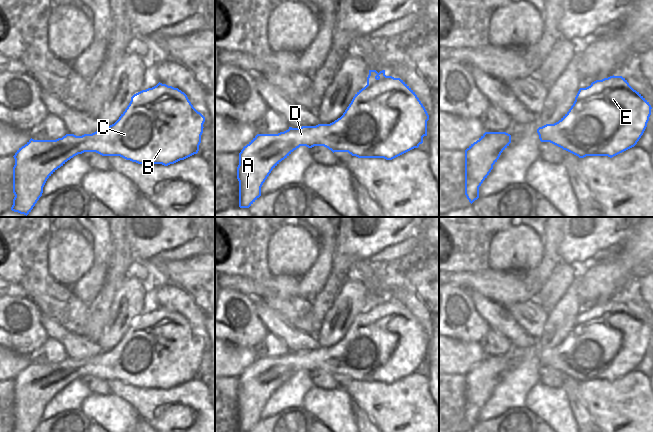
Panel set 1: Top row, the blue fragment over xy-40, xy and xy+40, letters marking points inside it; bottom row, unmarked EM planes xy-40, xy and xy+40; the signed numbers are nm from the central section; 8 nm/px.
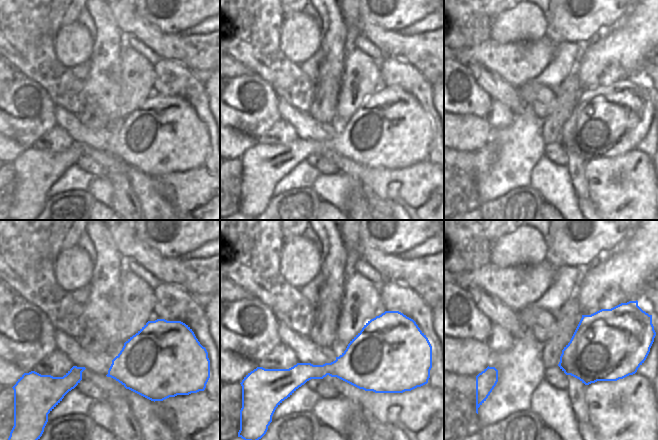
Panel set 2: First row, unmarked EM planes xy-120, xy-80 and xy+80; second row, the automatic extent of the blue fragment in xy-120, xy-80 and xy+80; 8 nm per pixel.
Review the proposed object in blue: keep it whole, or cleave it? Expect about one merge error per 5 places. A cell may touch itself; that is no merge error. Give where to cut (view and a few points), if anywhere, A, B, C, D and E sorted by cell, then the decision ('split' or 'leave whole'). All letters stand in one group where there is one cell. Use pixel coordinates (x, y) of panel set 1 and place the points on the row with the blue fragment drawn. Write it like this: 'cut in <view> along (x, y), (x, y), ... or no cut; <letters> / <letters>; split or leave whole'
no cut; A B C D E; leave whole

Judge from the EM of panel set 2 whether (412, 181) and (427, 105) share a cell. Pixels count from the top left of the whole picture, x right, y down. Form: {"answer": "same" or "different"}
{"answer": "different"}

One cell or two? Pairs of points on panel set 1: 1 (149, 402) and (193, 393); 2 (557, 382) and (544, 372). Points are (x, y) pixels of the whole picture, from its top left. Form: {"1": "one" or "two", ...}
{"1": "one", "2": "one"}

